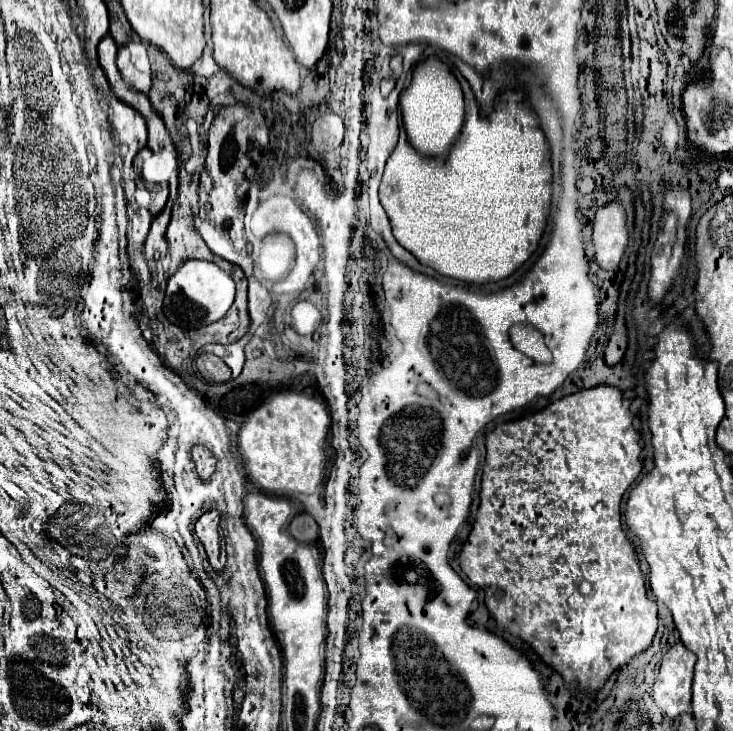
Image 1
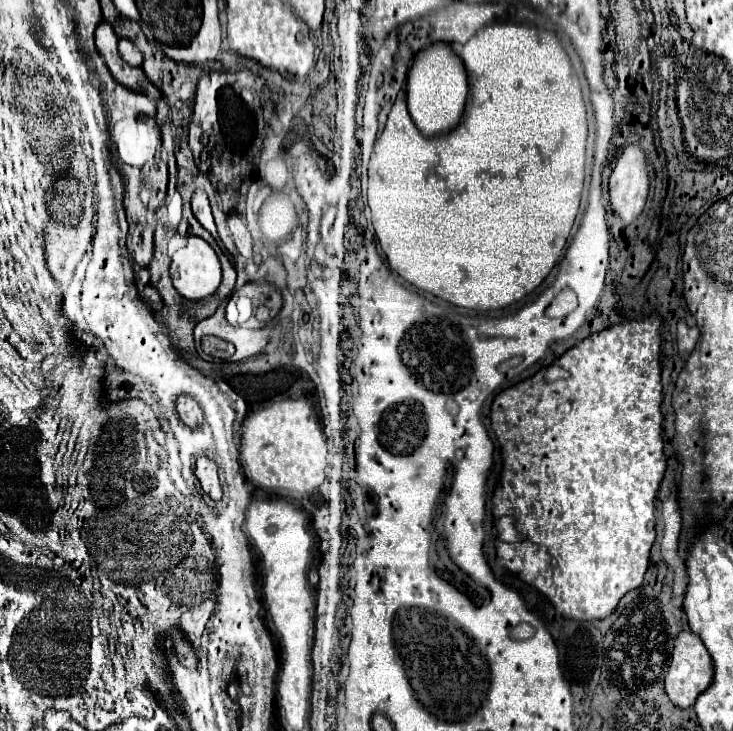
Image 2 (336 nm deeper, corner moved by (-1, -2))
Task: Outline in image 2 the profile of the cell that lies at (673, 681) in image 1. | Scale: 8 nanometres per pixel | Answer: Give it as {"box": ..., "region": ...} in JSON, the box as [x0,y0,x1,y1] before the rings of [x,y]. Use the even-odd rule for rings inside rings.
{"box":[666,629,714,707],"region":[[[690,629],[682,631],[676,637],[676,645],[674,645],[674,655],[666,673],[666,693],[672,699],[672,703],[676,703],[676,707],[692,707],[696,697],[708,689],[712,685],[714,679],[714,667],[712,667],[712,659],[708,655],[708,649],[704,647],[704,643],[700,641],[700,637],[696,633],[692,633]]]}

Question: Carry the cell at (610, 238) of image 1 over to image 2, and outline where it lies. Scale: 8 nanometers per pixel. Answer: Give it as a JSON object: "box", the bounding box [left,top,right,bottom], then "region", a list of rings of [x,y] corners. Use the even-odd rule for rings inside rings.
{"box":[610,143,648,225],"region":[[[630,143],[624,153],[620,155],[620,159],[614,165],[614,171],[610,175],[610,203],[614,213],[618,213],[622,217],[622,223],[628,225],[632,223],[644,209],[646,199],[648,199],[648,161],[646,161],[646,153],[642,149],[640,143]]]}

